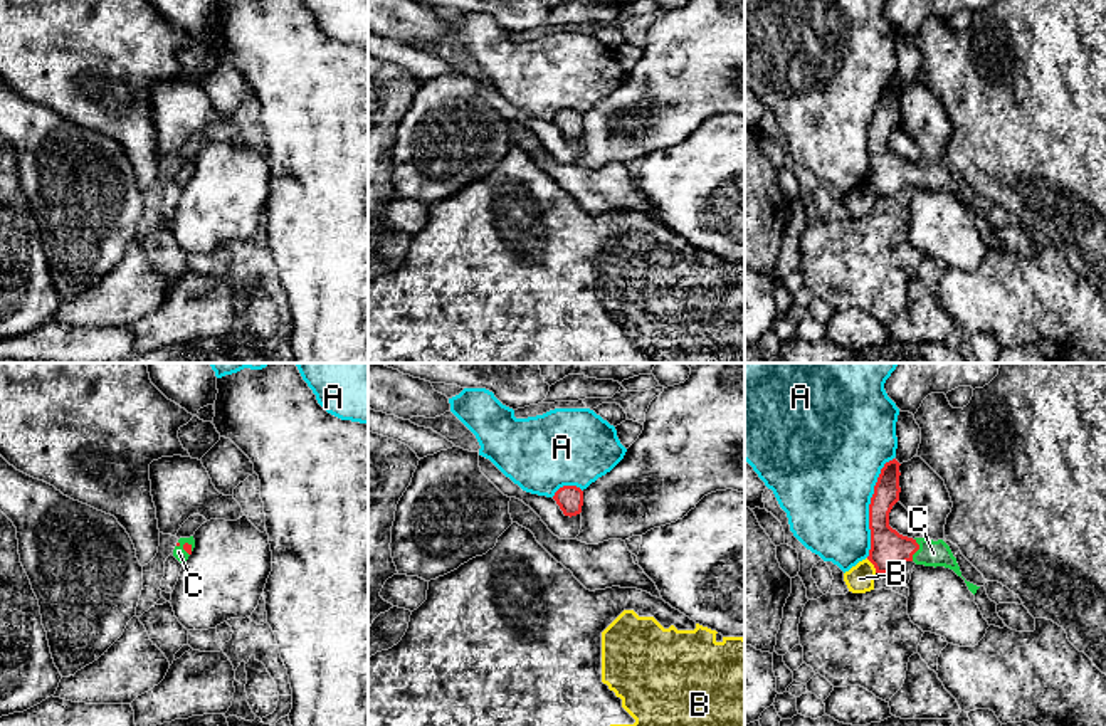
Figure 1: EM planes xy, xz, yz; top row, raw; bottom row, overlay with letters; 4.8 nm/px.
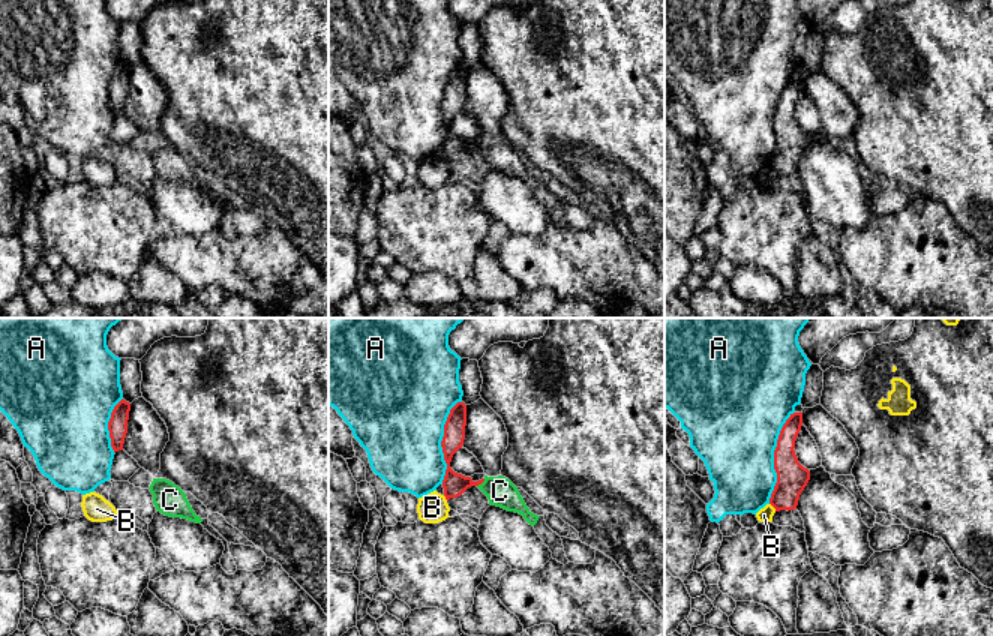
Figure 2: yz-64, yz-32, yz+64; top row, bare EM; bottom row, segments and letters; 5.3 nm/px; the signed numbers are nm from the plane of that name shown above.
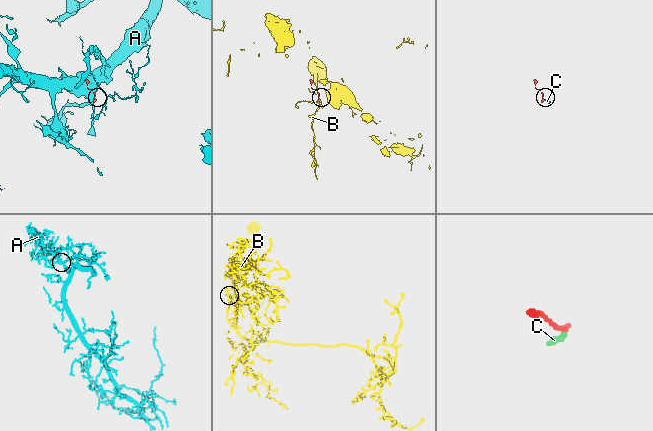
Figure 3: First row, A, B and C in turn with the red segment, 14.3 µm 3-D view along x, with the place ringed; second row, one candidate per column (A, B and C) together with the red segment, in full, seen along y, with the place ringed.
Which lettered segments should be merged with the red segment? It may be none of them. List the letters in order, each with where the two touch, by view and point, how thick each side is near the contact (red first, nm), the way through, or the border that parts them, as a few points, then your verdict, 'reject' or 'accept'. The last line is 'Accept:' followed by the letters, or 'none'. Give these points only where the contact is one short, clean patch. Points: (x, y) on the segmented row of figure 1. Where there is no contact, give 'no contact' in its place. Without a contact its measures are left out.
A: meets red in yz at (869, 506); 180 nm thick on the red side, 480 nm on the other; reject
B: meets red in yz at (873, 563); 180 nm thick on the red side, 140 nm on the other; border along yz (866, 558), (876, 572); reject
C: meets red in yz at (918, 548); 180 nm thick on the red side, 130 nm on the other; runs through yz (890, 550), (918, 548), (932, 553); accept
Accept: C

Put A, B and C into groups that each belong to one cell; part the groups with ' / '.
A / B / C

